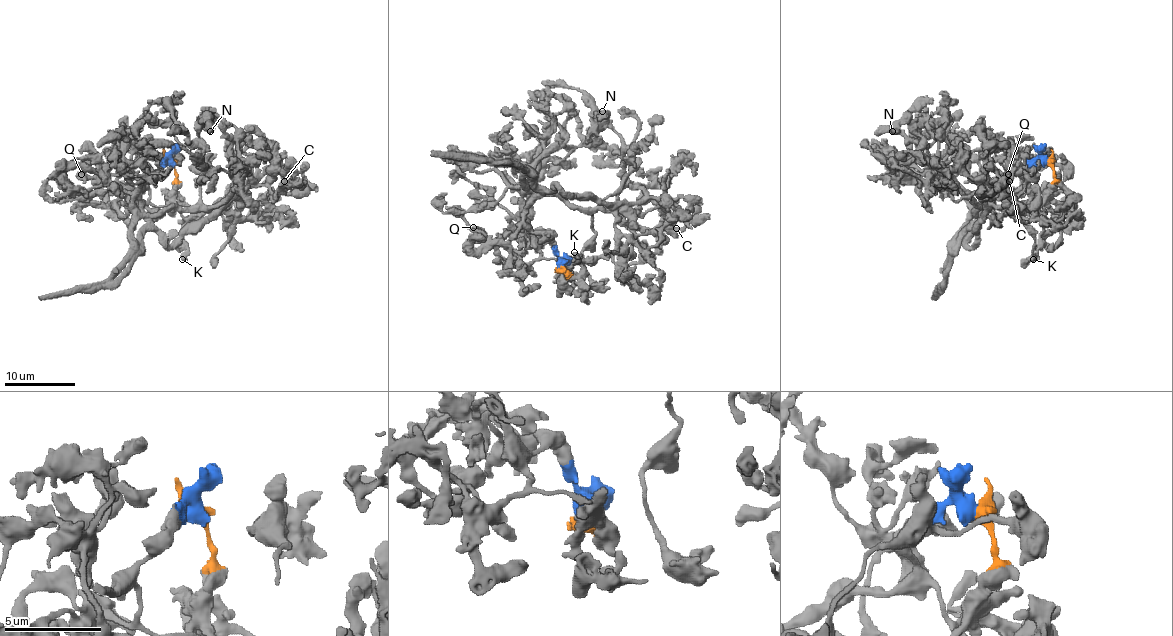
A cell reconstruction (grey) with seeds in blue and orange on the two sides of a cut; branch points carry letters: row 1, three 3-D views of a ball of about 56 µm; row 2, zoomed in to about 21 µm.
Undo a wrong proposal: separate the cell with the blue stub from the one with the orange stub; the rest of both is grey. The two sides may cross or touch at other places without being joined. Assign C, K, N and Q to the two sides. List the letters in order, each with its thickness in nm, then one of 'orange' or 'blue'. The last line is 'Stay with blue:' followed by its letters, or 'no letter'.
C: 280 nm | orange
K: 550 nm | orange
N: 650 nm | blue
Q: 480 nm | blue
Stay with blue: N, Q

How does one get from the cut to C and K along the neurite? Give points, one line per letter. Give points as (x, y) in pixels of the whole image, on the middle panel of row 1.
C: (561, 267), (611, 253), (615, 210), (645, 196), (627, 185), (618, 194), (624, 224), (677, 228)
K: (561, 267), (567, 272), (570, 258), (577, 262), (574, 253)

